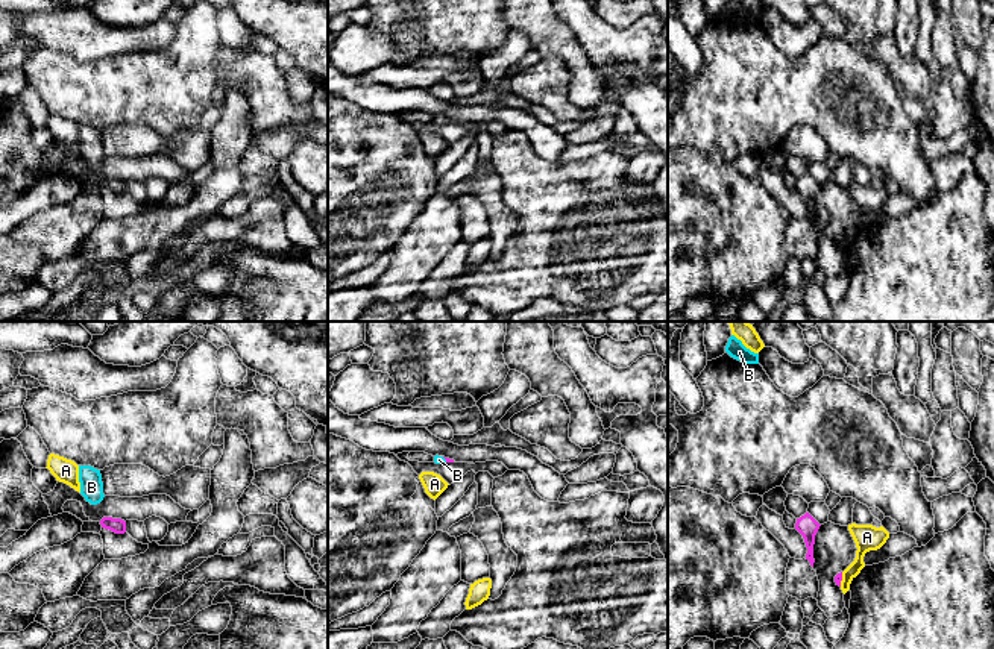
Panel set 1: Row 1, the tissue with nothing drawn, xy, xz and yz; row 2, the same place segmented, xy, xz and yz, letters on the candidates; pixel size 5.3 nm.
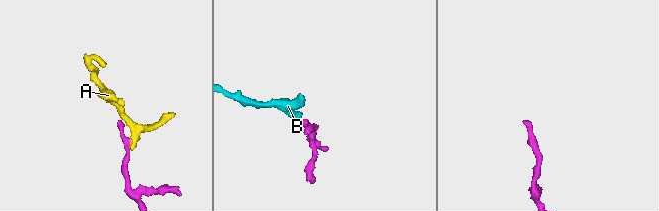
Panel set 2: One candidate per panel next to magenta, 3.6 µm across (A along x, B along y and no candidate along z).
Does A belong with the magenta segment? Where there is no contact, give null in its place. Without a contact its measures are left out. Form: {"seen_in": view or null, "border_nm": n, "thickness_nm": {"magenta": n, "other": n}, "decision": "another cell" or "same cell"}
{"seen_in": "yz", "border_nm": 80, "thickness_nm": {"magenta": 50, "other": 120}, "decision": "another cell"}

